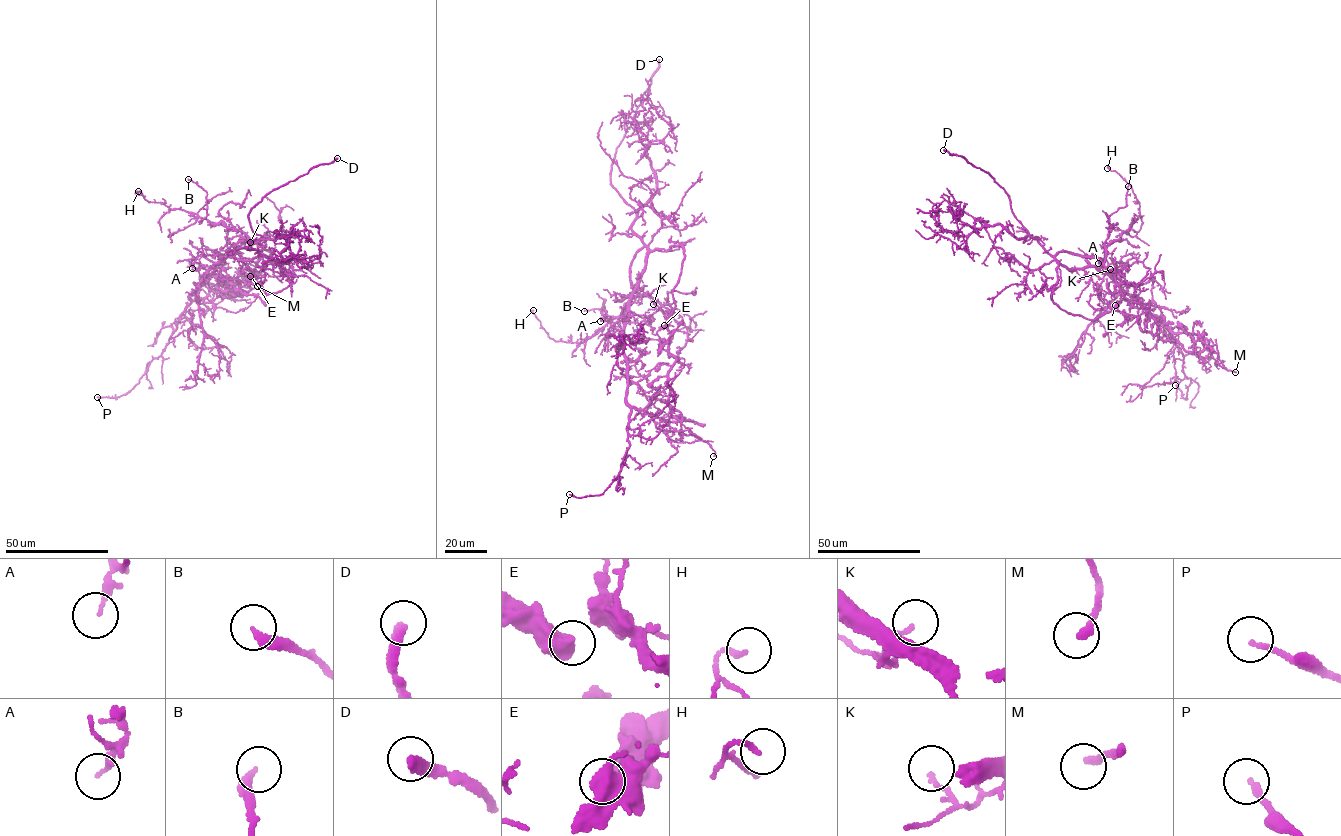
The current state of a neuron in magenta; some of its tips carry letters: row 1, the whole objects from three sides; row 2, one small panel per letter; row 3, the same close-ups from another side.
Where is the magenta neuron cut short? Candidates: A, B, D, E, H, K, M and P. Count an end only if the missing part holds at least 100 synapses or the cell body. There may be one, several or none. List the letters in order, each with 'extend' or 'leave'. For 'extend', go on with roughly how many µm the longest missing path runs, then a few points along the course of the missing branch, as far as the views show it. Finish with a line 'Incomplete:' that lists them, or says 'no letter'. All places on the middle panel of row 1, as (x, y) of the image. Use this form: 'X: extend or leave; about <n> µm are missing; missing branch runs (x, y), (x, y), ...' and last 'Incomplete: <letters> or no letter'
A: leave
B: leave
D: extend; about 50 µm are missing; missing branch runs (659, 59), (672, 30), (681, 18), (684, 3)
E: leave
H: leave
K: leave
M: leave
P: leave
Incomplete: D

